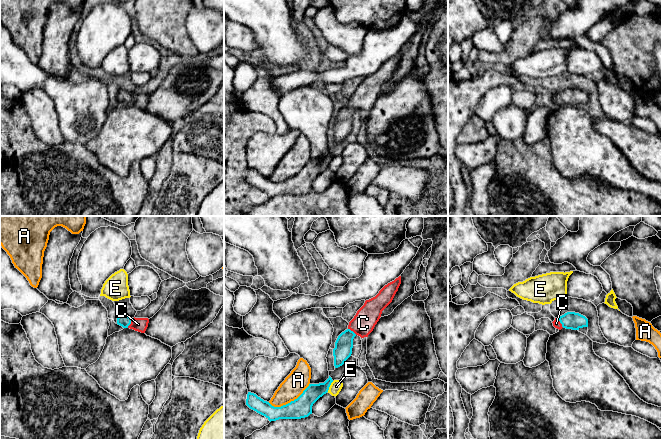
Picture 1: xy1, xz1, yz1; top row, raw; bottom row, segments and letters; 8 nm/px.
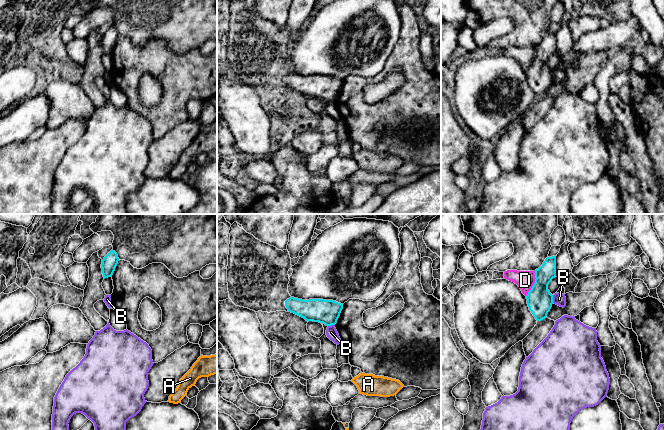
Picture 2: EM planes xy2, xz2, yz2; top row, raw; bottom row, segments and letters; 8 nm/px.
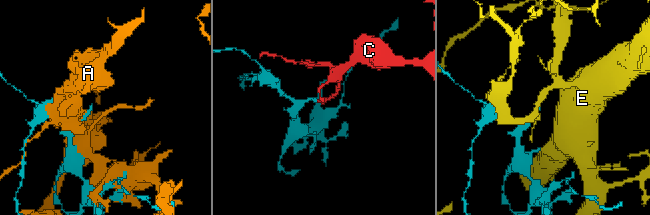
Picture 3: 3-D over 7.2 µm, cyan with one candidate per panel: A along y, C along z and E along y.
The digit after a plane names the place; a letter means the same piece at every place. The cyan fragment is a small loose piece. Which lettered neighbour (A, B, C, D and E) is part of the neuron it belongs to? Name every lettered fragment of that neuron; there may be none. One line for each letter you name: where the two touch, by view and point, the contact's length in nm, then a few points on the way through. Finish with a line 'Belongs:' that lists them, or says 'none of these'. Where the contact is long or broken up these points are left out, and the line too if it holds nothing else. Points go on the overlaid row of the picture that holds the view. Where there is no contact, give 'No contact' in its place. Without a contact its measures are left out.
C: Touches cyan at xy1 (130, 323). Shared border 90 nm. Path across: xy1 (123, 320), (130, 323), (138, 324)
Belongs: C

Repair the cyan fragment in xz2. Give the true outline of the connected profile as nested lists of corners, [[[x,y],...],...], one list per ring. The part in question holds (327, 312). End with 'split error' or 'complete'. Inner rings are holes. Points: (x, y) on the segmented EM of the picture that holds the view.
[[[294,297],[287,299],[285,306],[289,312],[304,318],[308,322],[319,322],[326,326],[335,325],[343,309],[343,304],[333,300],[302,300]]] | complete

